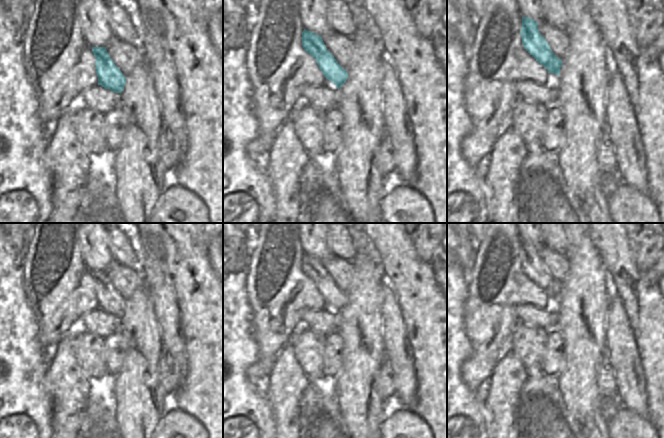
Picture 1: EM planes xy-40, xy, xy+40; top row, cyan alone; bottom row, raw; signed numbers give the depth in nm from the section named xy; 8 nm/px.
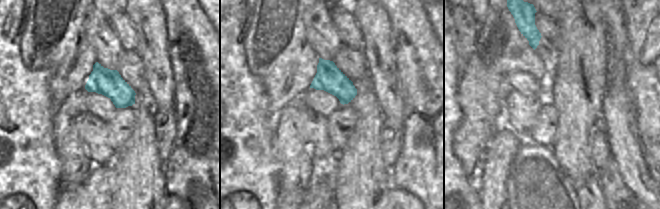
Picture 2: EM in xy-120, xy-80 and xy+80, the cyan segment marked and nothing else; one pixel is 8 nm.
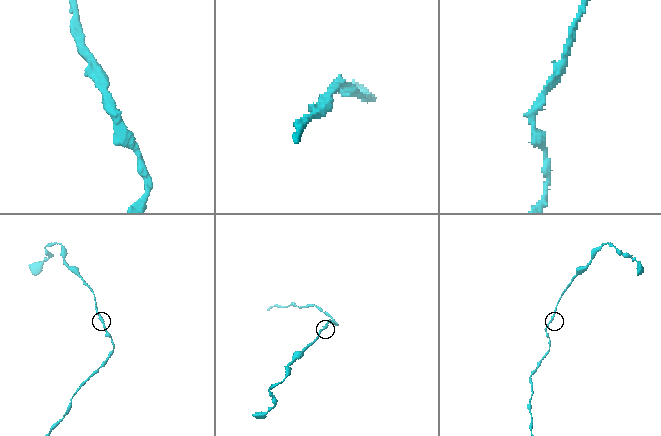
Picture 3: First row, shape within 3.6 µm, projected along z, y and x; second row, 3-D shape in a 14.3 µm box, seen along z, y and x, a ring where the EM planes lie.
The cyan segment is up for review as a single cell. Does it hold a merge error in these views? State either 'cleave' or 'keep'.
keep

